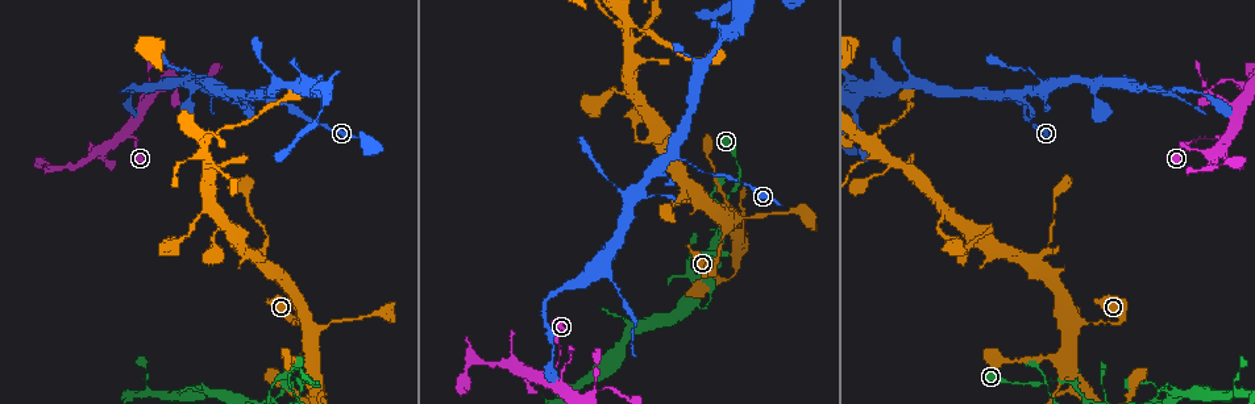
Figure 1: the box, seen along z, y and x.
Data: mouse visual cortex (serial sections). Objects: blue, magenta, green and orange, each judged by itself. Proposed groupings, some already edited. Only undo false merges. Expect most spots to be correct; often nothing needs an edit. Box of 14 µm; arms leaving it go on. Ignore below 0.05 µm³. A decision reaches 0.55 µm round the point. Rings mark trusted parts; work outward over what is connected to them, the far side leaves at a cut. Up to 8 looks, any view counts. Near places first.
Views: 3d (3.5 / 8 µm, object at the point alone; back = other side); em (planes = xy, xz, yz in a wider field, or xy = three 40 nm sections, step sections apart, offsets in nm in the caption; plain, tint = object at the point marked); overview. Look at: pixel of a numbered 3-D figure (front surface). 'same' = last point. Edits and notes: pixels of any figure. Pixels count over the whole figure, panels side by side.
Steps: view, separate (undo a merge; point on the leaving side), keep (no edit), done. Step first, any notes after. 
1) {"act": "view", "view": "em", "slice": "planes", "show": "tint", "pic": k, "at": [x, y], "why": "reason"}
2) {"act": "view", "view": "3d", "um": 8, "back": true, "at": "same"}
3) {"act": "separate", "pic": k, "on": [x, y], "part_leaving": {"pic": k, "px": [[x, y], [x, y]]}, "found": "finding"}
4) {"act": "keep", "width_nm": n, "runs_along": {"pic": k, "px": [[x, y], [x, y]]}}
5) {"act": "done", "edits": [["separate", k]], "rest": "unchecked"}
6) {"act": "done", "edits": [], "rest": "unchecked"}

{"act": "view", "view": "3d", "um": 3.5, "pic": 1, "at": [1004, 97], "why": "a fork"}

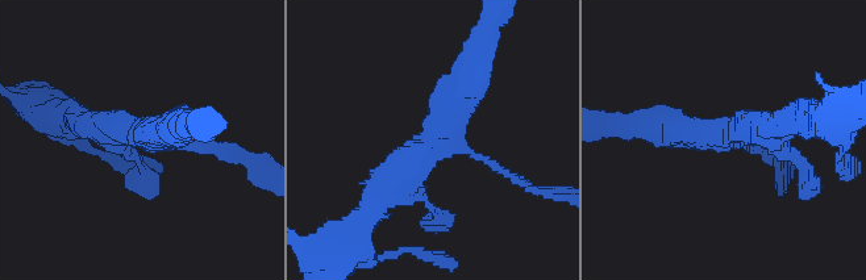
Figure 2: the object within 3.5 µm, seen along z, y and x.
{"act": "view", "view": "em", "slice": "xy", "step": 5, "show": "tint", "pic": 2, "at": [728, 140], "arms": 3, "arm_widths_nm": [150, 400, 450], "why": "shape alone is not enough"}

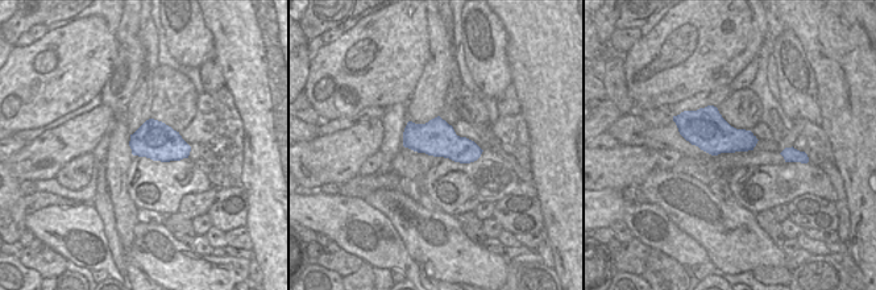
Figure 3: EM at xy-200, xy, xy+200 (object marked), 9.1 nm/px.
{"act": "keep", "width_nm": 340, "runs_along": {"pic": 2, "px": [[224, 151], [86, 124]]}, "found": "continuous, no second cell"}

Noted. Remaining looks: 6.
{"act": "view", "view": "3d", "um": 8, "pic": 1, "at": [1049, 82], "why": "abrupt turn"}

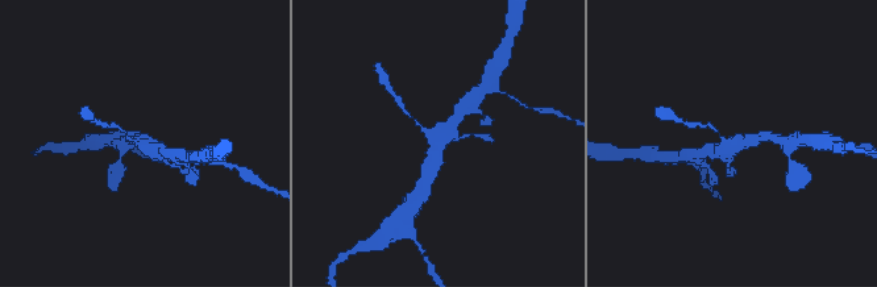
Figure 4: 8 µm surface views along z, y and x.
{"act": "view", "view": "em", "slice": "xy", "step": 1, "show": "tint", "pic": 4, "at": [143, 143], "why": "shape alone is not enough"}

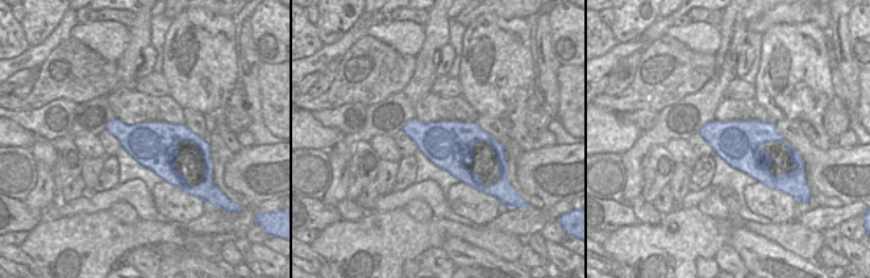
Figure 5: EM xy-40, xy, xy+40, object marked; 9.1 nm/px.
{"act": "keep", "width_nm": 460, "runs_along": {"pic": 4, "px": [[462, 109], [443, 130], [431, 173]]}, "found": "all the same cell"}

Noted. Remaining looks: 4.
{"act": "view", "view": "3d", "um": 3.5, "pic": 1, "at": [1114, 80], "why": "three arms meet"}

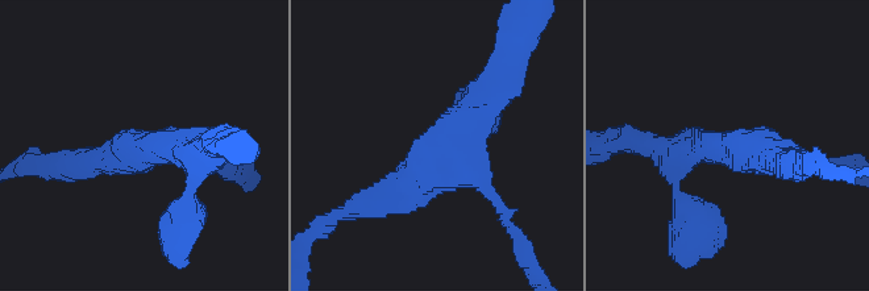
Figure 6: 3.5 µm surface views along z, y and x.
{"act": "view", "view": "em", "slice": "xy", "step": 5, "show": "tint", "pic": 6, "at": [438, 151]}

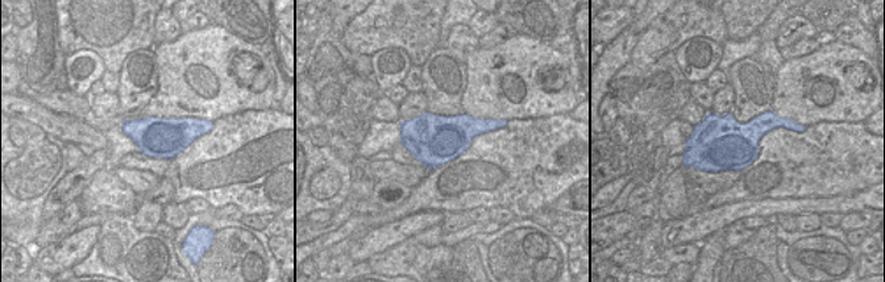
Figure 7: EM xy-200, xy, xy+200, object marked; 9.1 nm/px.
{"act": "keep", "arm_widths_nm": [150, 400, 400], "runs_along": {"pic": 6, "px": [[498, 88], [421, 177], [377, 200]]}, "found": "continuous, no second cell"}

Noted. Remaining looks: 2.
{"act": "done", "edits": [], "rest": "unchecked"}

